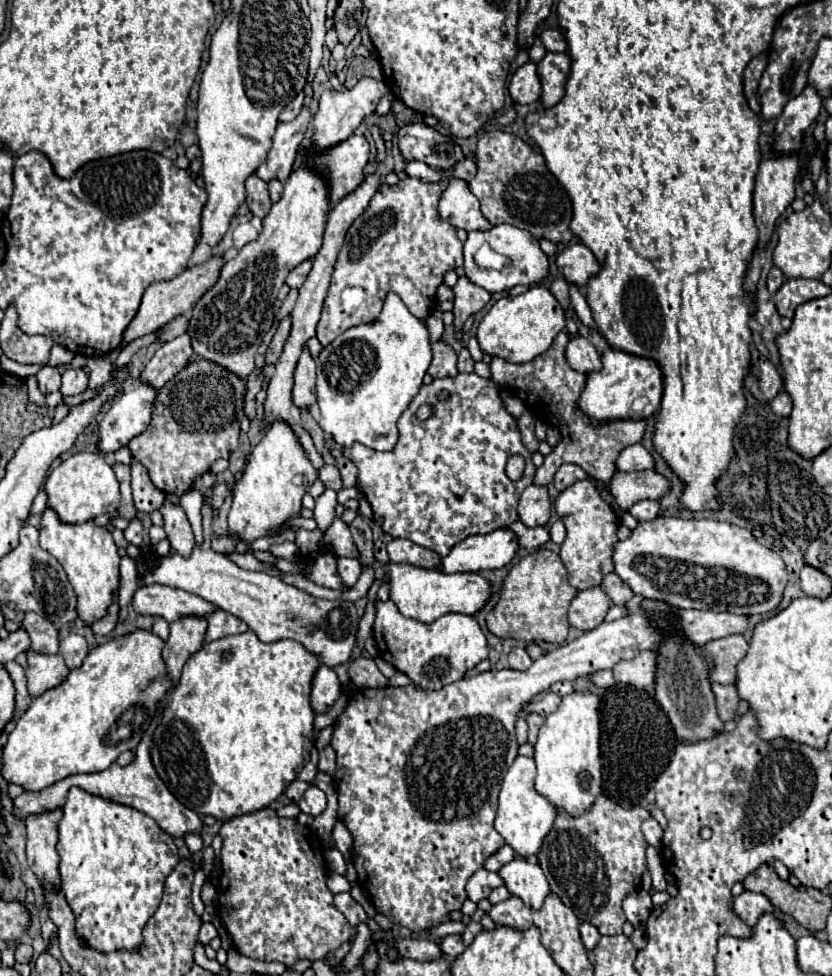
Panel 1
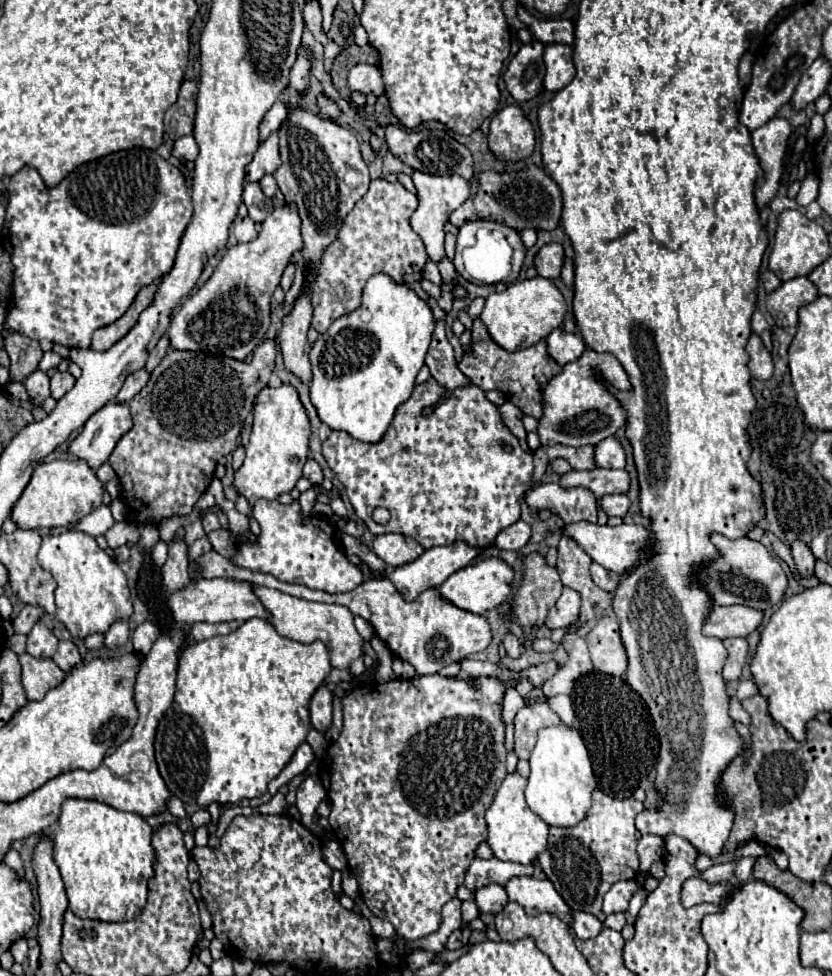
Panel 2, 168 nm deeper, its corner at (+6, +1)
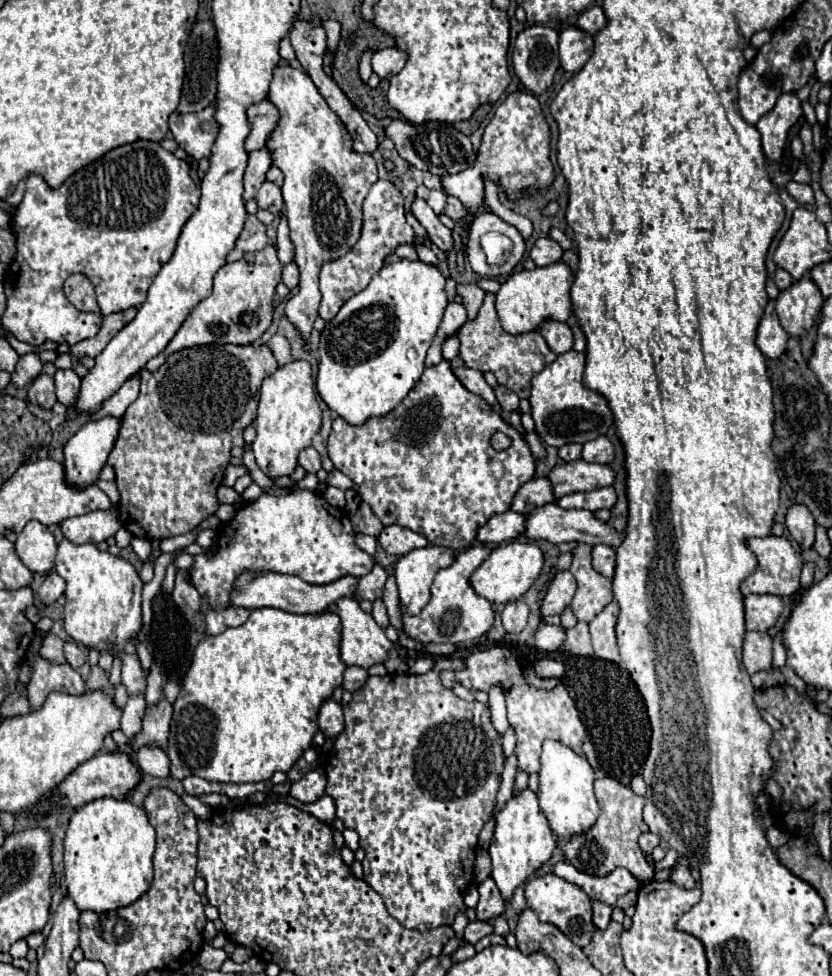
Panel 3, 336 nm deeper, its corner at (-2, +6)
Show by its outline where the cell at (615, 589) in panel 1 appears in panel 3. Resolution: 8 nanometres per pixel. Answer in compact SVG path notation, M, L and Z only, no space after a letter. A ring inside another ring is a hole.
M594 545L592 547L592 567L612 579L614 577L614 567L616 567L616 551L610 545Z

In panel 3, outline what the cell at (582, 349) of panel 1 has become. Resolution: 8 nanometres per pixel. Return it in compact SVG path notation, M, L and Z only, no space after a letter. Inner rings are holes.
M548 319L548 321L544 321L544 323L540 325L540 333L542 333L542 337L546 339L548 347L550 347L556 355L566 353L566 351L572 349L572 331L570 331L570 327L568 327L566 323Z

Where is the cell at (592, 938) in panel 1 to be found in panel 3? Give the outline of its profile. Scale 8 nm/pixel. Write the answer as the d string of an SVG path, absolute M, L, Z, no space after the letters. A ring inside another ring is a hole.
M594 901L594 925L598 929L606 929L610 923L610 915L612 915L612 907L604 905L602 901Z

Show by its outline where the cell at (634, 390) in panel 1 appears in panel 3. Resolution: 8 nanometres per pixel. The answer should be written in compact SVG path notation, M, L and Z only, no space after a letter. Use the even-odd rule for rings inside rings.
M568 351L558 355L530 381L532 387L528 401L532 405L536 433L544 443L552 447L562 447L564 443L592 441L604 435L614 425L614 417L608 409L608 403L600 393L588 391L582 385L582 373L584 373L584 353Z

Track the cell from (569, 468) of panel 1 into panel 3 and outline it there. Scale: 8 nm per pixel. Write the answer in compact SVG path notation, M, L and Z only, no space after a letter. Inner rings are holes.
M568 443L568 445L562 445L560 449L558 449L558 455L568 463L568 461L576 461L576 459L580 459L580 455L582 455L582 445L580 443Z

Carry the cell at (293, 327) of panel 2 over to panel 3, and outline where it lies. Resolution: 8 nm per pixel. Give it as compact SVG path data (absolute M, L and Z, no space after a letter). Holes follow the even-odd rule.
M290 63L276 65L274 79L268 91L268 101L276 105L280 119L276 129L268 135L266 147L272 153L272 163L280 167L280 171L284 173L282 195L286 203L290 239L294 243L294 263L298 265L300 271L300 285L298 285L300 291L286 303L286 317L298 327L304 339L308 339L320 307L320 289L318 289L320 269L324 263L344 257L344 253L348 253L348 249L352 249L352 245L356 245L356 241L360 239L362 203L370 187L378 181L378 169L370 153L356 153L352 149L352 137L346 125L340 121L340 117L336 117L336 113L332 113L324 97L316 89L314 81L302 69L296 69Z

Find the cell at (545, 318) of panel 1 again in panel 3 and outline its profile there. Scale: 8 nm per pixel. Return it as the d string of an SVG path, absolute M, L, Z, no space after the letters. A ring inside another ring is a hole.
M558 261L548 267L536 267L532 271L518 271L512 273L496 293L496 311L500 315L504 331L518 335L536 331L542 321L566 321L572 313L570 307L570 285L572 285L572 271L566 263Z

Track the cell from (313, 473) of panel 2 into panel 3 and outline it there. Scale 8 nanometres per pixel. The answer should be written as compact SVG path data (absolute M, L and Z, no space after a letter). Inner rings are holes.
M314 447L302 449L302 451L300 451L300 457L298 457L298 465L300 465L300 467L304 467L308 473L316 473L316 471L322 467L318 451L316 451Z

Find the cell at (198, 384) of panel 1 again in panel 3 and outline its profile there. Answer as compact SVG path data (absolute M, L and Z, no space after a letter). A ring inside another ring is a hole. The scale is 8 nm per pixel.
M200 345L172 353L154 373L146 369L138 371L140 395L126 409L118 439L106 461L106 465L114 467L116 471L116 485L120 491L118 519L126 531L148 541L176 537L196 529L206 517L216 513L220 507L216 489L224 481L224 469L230 461L230 451L236 445L244 447L242 433L244 427L256 419L256 395L262 379L272 375L276 369L278 363L266 345Z

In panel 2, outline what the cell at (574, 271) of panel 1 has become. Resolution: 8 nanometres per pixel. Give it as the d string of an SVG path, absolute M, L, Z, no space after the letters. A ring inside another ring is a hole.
M550 242L536 256L536 270L544 278L560 278L562 266L564 266L564 250L562 250L562 244Z

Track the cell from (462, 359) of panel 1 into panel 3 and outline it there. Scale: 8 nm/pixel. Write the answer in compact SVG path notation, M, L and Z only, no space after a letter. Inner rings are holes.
M486 293L484 303L476 315L476 319L466 321L458 331L460 339L460 357L466 367L478 369L478 371L492 371L500 385L506 389L512 389L520 399L528 399L530 395L530 379L540 373L548 363L556 359L556 355L550 351L550 347L544 347L544 337L538 331L522 333L522 335L510 335L502 329L496 307L494 307L496 295Z

